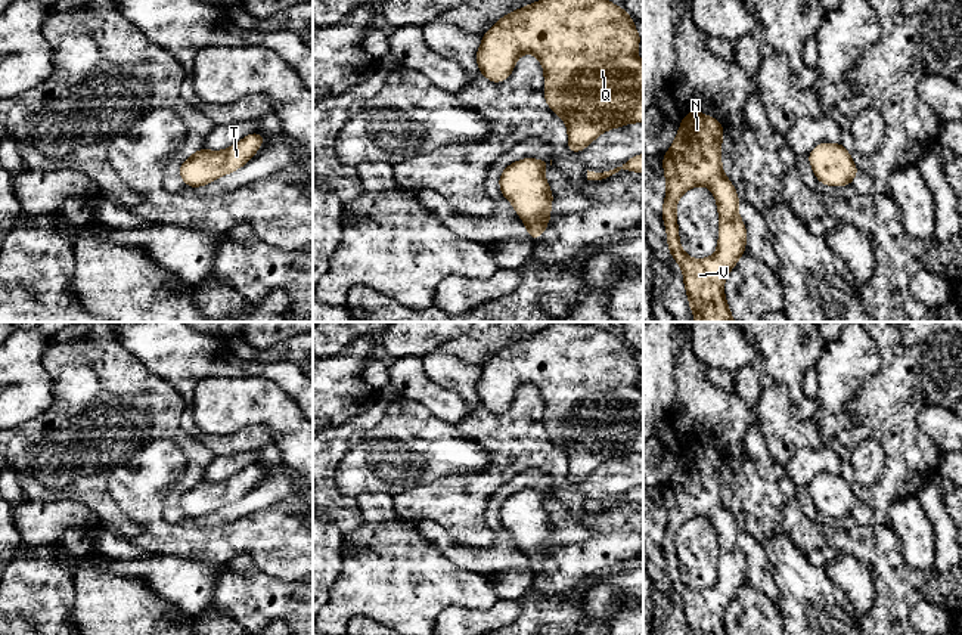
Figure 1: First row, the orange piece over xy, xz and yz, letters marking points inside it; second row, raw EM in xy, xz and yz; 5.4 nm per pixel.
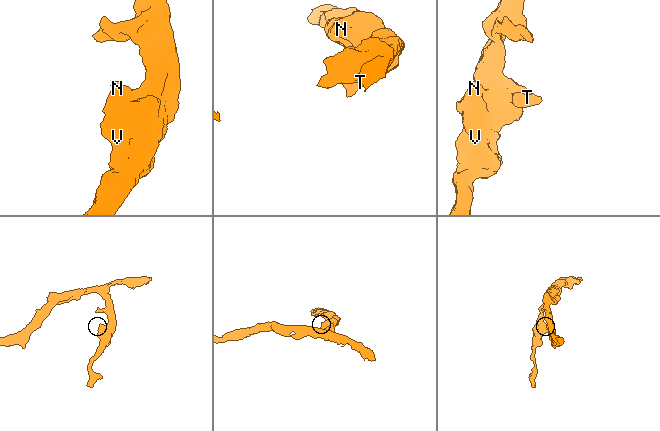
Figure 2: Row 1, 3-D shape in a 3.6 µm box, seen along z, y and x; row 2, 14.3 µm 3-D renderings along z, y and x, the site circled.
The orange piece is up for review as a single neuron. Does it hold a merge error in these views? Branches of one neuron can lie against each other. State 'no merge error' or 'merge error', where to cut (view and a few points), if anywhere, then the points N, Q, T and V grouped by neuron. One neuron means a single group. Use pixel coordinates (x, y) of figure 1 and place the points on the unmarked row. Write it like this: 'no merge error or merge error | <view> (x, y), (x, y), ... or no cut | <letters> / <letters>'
no merge error | no cut | N Q T V

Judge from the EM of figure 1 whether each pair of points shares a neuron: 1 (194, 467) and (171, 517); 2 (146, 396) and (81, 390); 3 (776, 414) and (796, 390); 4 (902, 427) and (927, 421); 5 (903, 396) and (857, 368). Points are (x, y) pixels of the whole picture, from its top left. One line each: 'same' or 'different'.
1: same
2: same
3: different
4: different
5: different

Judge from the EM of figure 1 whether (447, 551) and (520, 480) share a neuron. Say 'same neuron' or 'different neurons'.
same neuron

